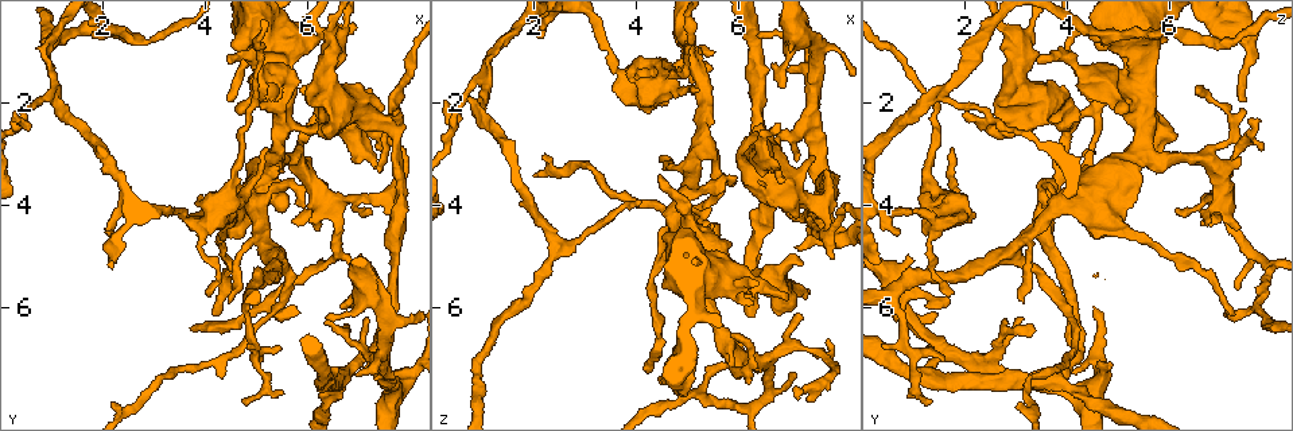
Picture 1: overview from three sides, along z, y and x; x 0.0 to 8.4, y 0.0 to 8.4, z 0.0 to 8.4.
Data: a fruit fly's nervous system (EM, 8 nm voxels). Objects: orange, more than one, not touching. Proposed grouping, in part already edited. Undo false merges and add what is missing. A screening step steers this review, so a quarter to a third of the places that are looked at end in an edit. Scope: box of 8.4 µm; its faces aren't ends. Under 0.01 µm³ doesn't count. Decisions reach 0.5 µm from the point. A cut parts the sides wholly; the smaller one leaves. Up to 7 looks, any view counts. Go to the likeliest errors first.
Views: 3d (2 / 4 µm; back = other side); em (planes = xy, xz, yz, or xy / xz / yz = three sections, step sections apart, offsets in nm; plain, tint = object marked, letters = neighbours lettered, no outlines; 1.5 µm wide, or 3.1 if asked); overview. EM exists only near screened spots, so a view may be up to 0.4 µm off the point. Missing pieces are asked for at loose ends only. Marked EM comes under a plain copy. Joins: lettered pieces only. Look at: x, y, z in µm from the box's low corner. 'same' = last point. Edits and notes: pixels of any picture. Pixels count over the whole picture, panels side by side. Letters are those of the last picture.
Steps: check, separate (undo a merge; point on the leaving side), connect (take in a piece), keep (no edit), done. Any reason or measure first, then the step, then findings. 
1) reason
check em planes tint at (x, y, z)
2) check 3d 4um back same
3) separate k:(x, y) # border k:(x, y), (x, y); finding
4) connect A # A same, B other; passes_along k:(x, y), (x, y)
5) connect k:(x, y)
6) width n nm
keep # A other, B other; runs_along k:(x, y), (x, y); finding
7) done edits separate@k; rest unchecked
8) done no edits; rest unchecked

branch point
check 3d 2um back at (1.10, 1.95, 1.45)

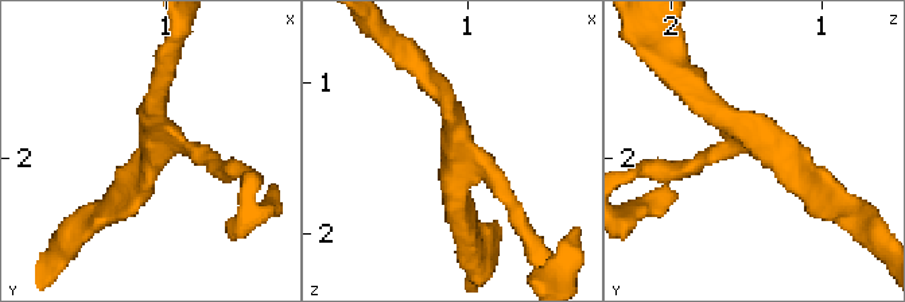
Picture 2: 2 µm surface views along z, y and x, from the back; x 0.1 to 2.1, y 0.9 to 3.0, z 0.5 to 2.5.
check em xy step 4 letters at (1.06, 1.94, 1.42)

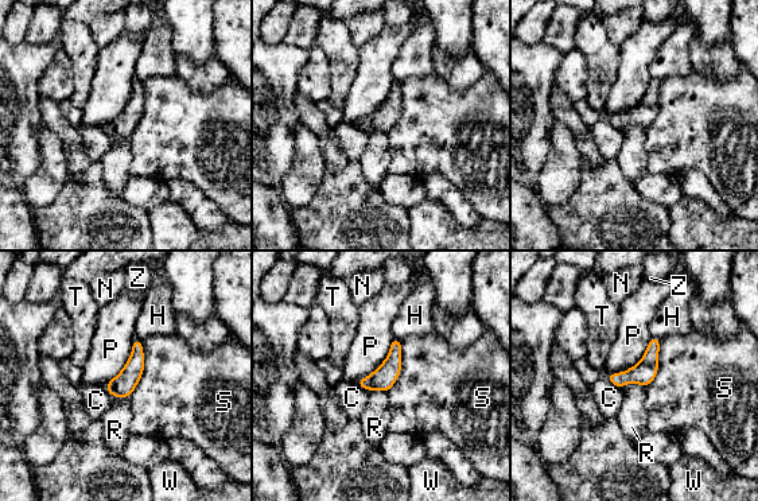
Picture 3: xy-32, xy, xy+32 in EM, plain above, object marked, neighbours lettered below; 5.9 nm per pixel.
longest_contact P 380 nm
keep # C other, H other, N other, P other, R other, S other, T other, W other, Z other; border 3:(621, 387), (638, 383), (645, 388); one cell here

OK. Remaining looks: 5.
thin end
check em planes letters at (5.20, 2.95, 1.75)

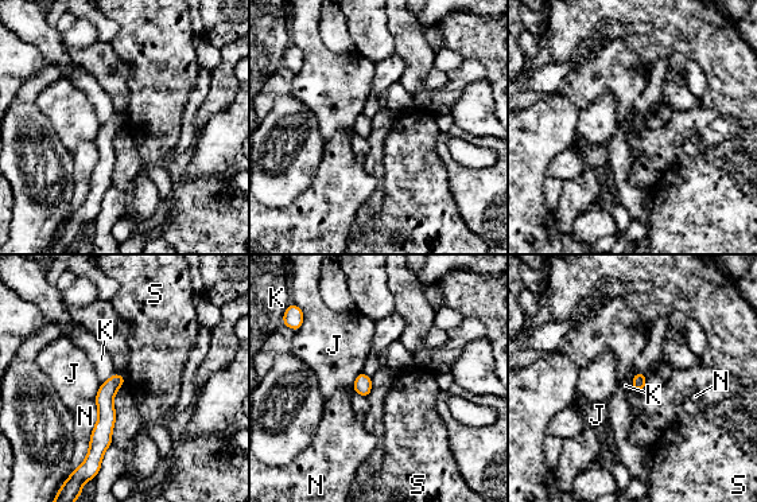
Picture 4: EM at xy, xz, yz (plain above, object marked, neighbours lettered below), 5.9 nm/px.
width 90 nm
keep # J other, K other, N other, S other; runs_along 4:(116, 377), (92, 459); no lettered piece goes on from it

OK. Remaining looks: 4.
free end
check em planes letters at (4.10, 5.80, 1.70)

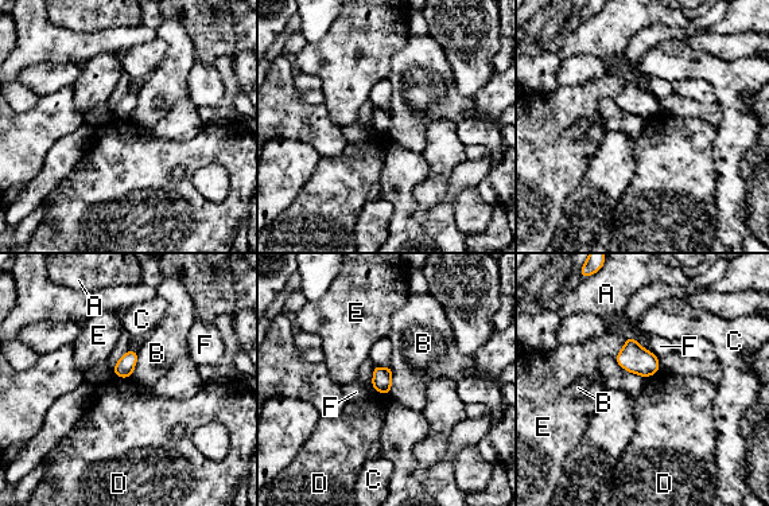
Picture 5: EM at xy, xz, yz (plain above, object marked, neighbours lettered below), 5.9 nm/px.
keep # A other, B other, C other, D other, E other, F other; none of them fits

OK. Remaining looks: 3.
done no edits; rest unchecked

